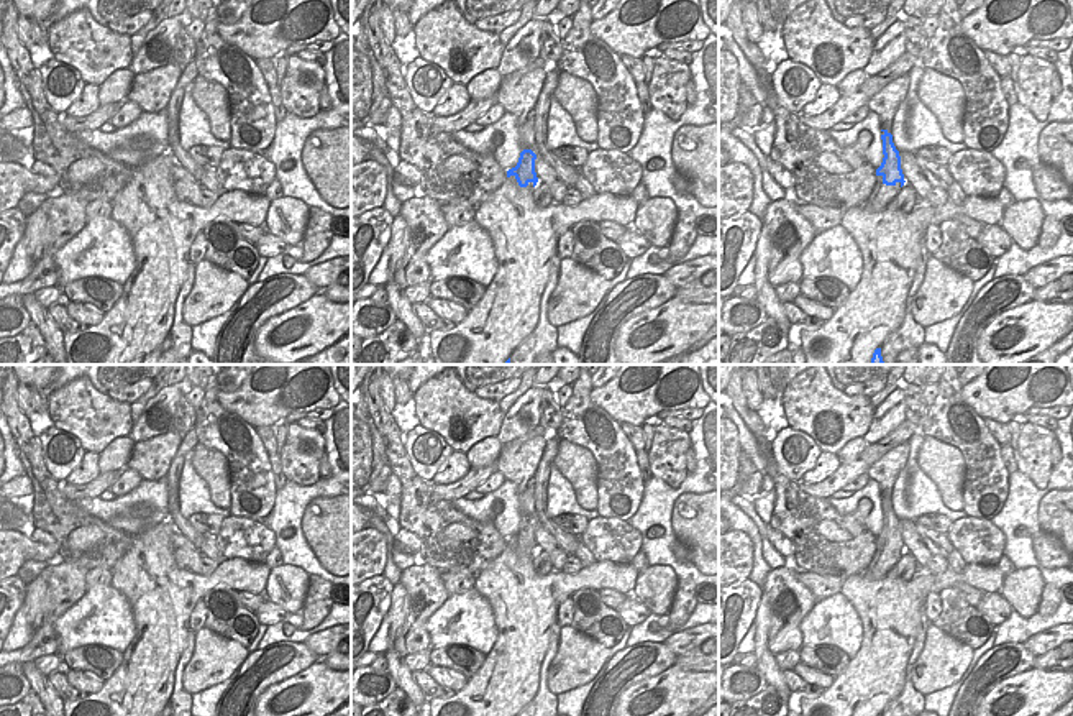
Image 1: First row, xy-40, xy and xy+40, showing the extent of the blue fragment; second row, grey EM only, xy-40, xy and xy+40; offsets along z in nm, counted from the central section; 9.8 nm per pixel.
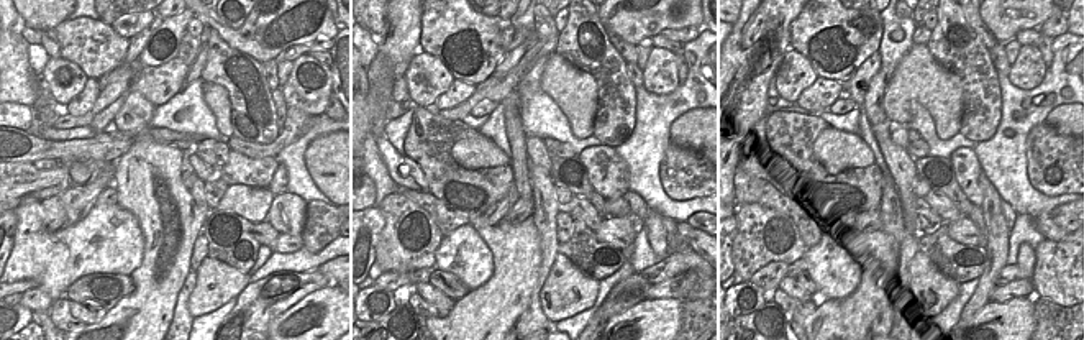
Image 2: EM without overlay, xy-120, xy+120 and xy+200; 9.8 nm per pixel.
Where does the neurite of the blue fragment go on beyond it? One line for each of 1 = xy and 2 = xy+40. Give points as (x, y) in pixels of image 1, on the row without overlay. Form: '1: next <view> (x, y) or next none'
1: next none
2: next none

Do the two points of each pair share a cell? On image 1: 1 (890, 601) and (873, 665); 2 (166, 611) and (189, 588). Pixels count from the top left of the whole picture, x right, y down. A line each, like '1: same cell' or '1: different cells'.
1: same cell
2: same cell

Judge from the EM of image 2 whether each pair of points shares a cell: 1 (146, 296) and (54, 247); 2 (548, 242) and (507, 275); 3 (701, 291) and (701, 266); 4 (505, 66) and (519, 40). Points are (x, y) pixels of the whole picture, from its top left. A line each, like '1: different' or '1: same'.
1: different
2: different
3: same
4: same

